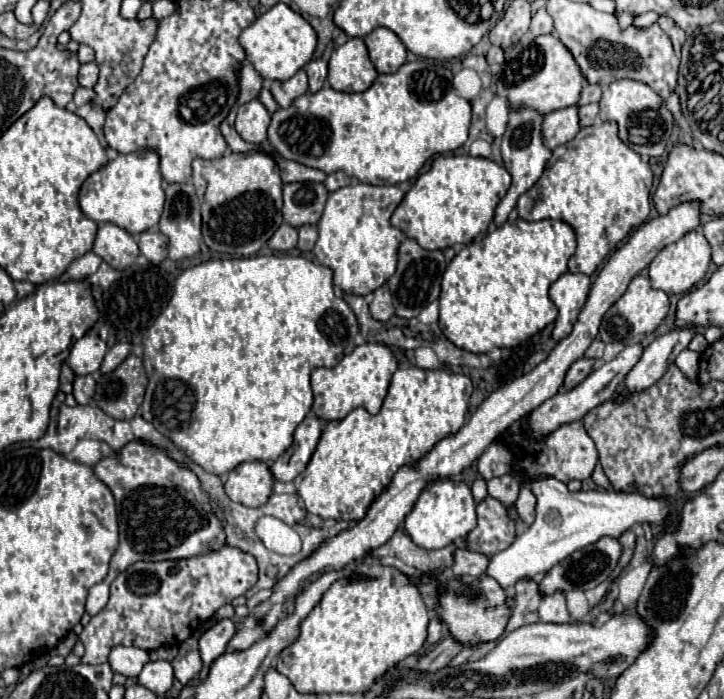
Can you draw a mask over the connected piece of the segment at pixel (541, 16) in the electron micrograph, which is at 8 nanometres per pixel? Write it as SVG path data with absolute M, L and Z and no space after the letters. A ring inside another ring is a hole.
M540 8L540 10L532 16L530 32L532 32L534 36L540 36L540 34L552 34L552 30L554 30L554 26L552 26L550 14L548 14L544 8Z

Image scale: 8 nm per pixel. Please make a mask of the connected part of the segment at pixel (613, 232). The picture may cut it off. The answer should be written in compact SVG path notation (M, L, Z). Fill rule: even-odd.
M596 122L580 128L570 144L552 152L544 176L520 196L516 208L524 220L558 218L568 222L578 238L576 254L568 260L568 270L590 276L636 226L646 222L650 214L652 180L654 176L648 162L642 162L642 158L618 138L616 122ZM558 160L566 162L562 172L554 170ZM570 162L578 164L576 170L570 170Z

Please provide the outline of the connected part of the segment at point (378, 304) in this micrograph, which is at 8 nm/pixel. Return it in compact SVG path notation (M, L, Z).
M386 284L374 292L374 300L370 304L370 314L374 320L380 320L380 322L386 322L394 314L392 296L390 296L390 290Z

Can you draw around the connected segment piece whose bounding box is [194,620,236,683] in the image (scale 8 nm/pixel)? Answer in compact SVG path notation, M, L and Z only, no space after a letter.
M220 620L216 622L216 626L208 628L200 642L198 642L198 648L200 648L200 656L202 656L203 668L197 677L196 682L204 681L208 675L208 670L212 666L212 662L226 652L228 648L228 638L232 638L232 634L236 632L236 624L232 620Z

